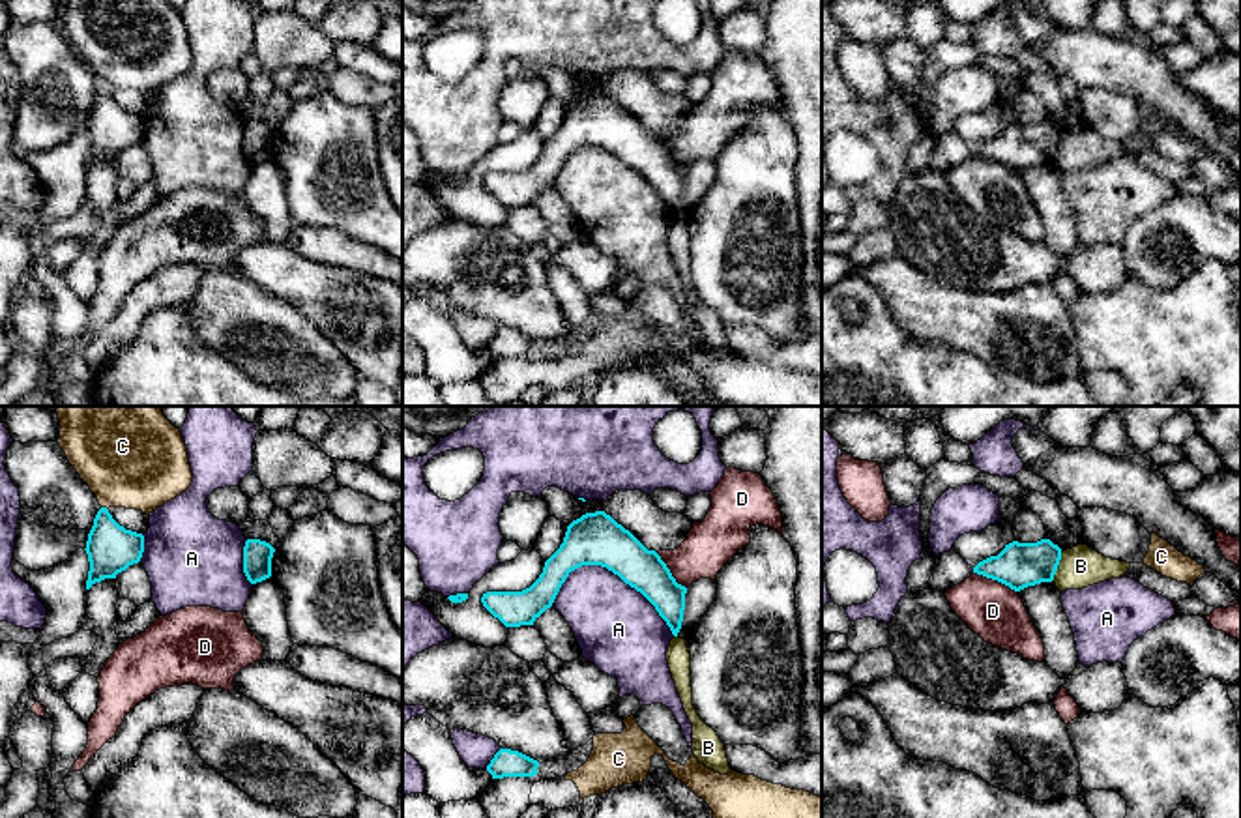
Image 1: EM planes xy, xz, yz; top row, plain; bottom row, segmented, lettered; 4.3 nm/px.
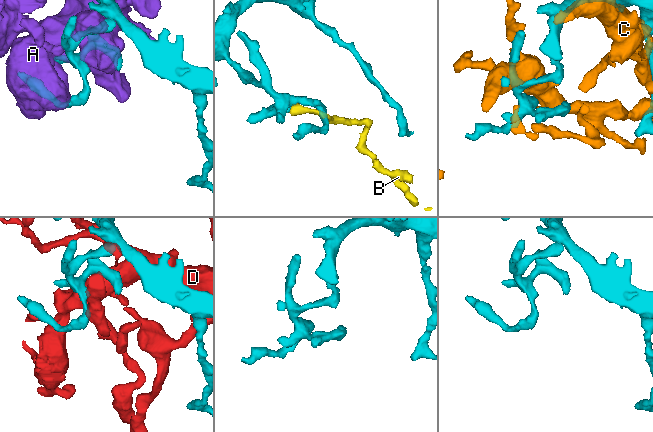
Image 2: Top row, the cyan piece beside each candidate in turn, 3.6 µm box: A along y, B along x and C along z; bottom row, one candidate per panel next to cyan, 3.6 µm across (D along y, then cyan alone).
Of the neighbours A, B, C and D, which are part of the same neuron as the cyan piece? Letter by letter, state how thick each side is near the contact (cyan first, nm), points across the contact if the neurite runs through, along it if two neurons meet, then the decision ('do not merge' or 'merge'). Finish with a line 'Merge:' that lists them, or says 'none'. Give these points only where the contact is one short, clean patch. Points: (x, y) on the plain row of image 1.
A: 220/360 nm | do not merge
B: 190/180 nm | along yz (1062, 133), (1051, 161) | do not merge
C: 220/380 nm | do not merge
D: 190/240 nm | do not merge
Merge: none

